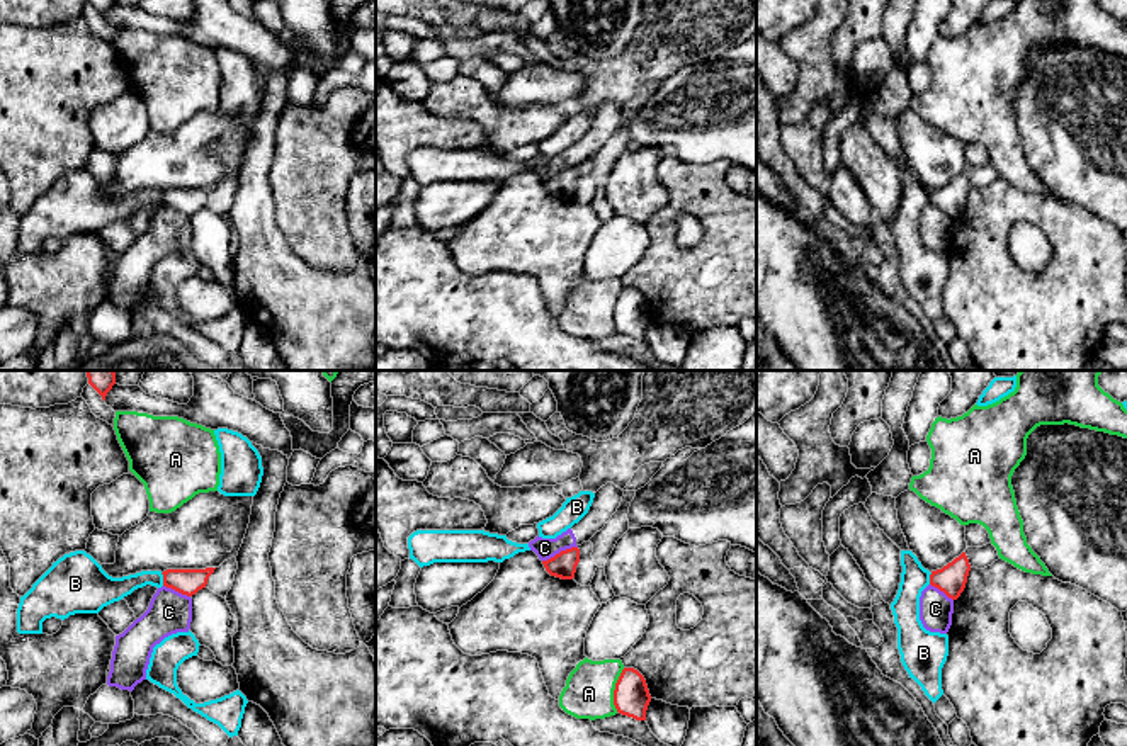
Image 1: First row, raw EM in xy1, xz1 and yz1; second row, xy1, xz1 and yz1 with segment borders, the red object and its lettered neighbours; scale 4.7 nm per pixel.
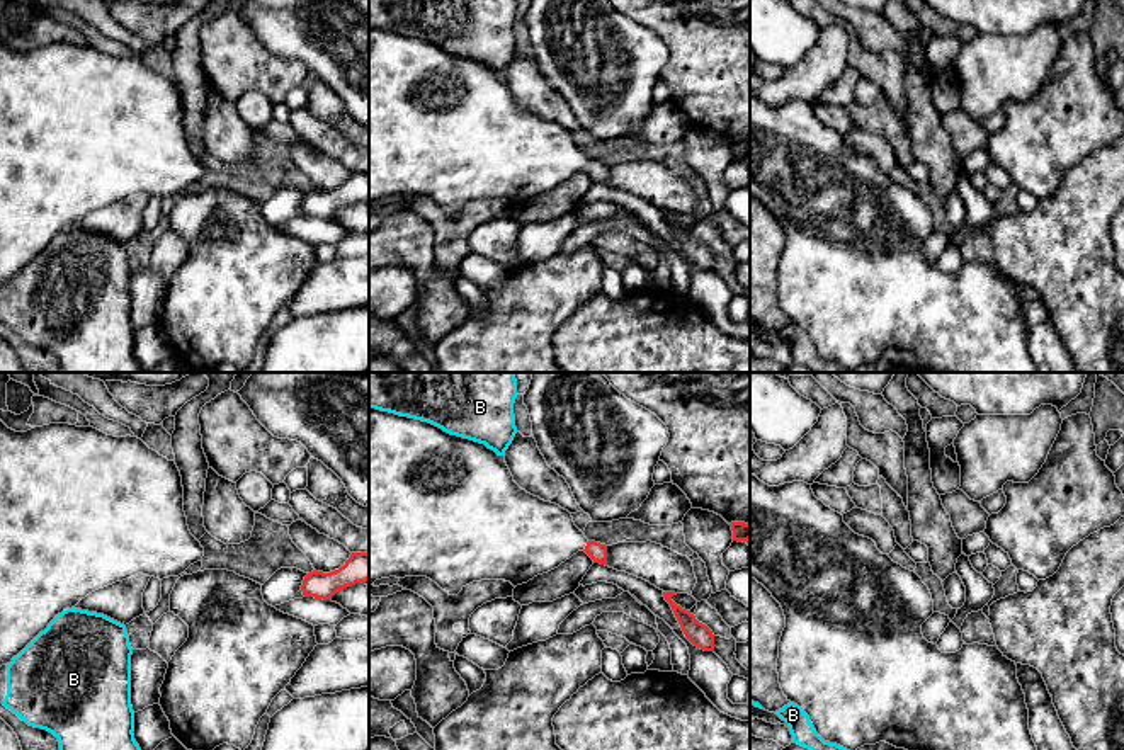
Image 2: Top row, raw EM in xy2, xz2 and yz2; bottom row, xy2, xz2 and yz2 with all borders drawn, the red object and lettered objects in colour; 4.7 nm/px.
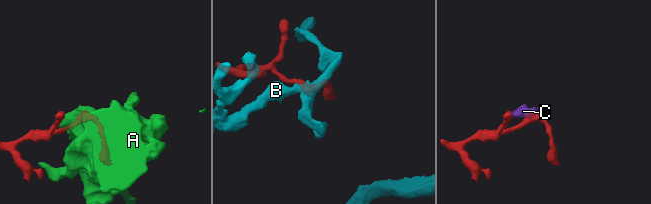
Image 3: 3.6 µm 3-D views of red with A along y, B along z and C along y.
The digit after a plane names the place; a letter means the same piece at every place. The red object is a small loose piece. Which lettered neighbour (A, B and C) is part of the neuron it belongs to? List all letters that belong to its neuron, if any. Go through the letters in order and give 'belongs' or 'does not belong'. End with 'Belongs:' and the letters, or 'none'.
A: does not belong
B: does not belong
C: does not belong
Belongs: none

